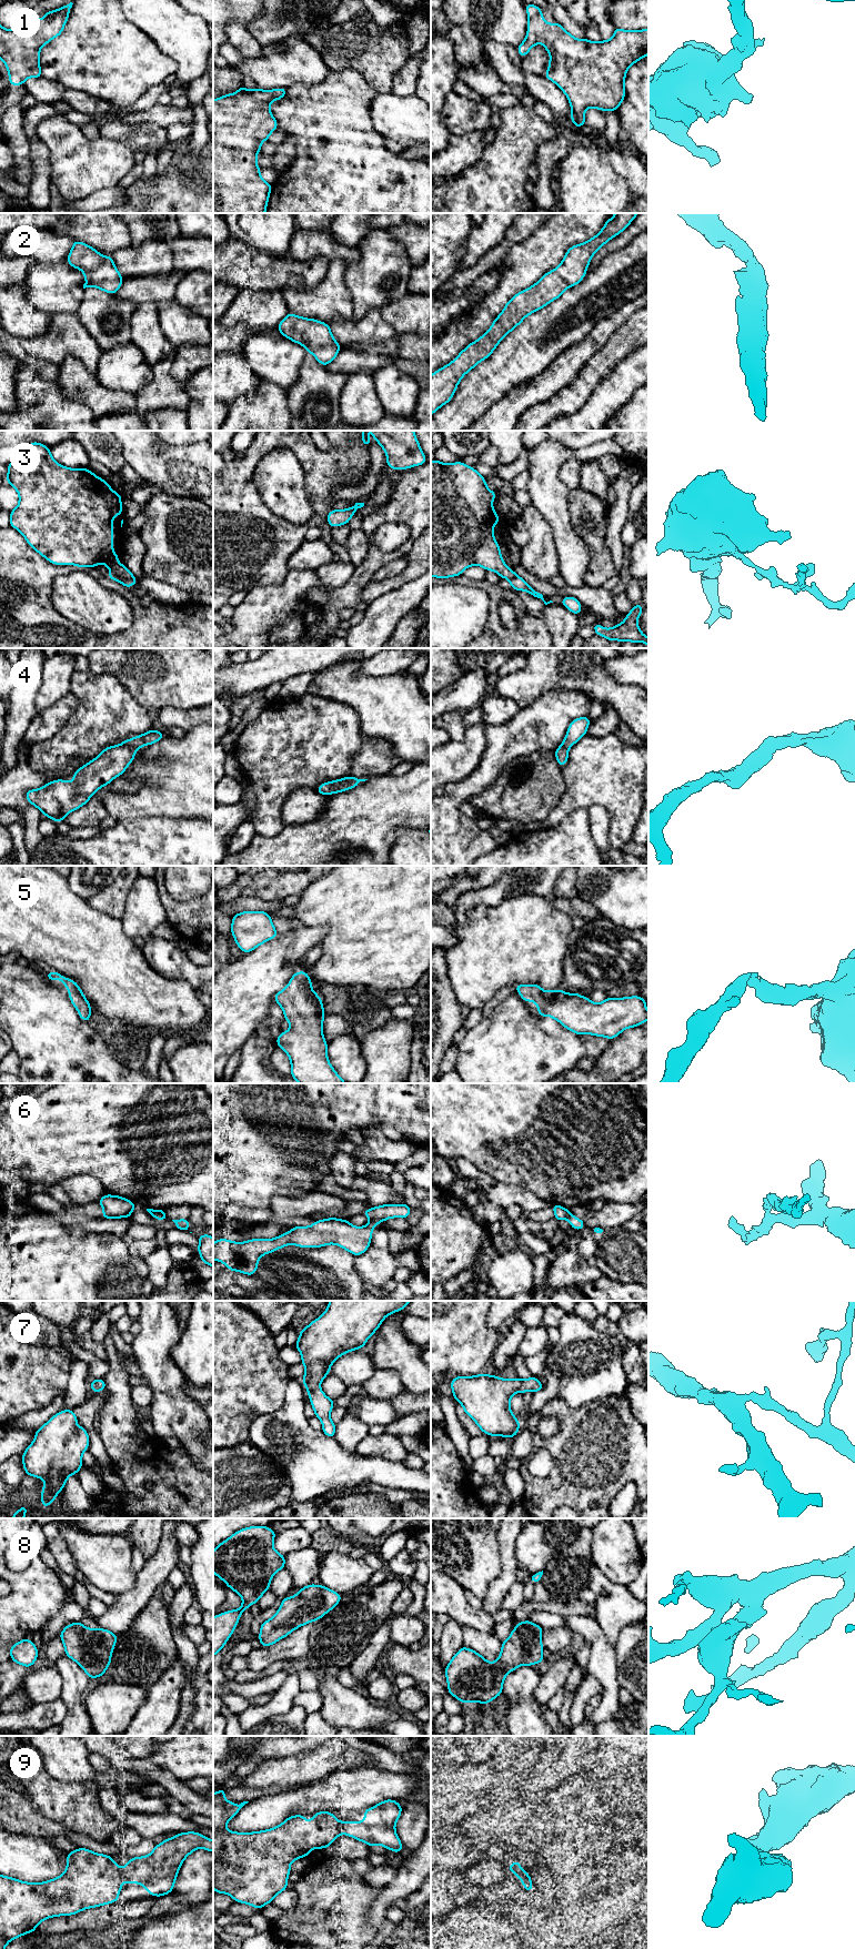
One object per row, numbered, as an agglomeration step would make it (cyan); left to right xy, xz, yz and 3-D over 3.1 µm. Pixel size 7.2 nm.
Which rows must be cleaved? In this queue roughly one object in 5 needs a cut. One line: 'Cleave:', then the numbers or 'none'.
Cleave: 3, 6

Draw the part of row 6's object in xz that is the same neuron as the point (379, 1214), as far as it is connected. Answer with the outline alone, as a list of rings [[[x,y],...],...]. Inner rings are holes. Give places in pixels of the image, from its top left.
[[[383,1204],[381,1206],[373,1206],[363,1211],[362,1213],[366,1215],[371,1221],[375,1221],[376,1223],[381,1223],[388,1219],[392,1218],[402,1218],[408,1219],[410,1215],[411,1208],[403,1204]]]

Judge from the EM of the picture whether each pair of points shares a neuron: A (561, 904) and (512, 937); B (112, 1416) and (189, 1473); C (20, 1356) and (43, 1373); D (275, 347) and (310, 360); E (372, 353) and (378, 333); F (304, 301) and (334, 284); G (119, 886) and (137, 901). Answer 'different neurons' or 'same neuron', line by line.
A: different neurons
B: same neuron
C: same neuron
D: different neurons
E: different neurons
F: same neuron
G: different neurons

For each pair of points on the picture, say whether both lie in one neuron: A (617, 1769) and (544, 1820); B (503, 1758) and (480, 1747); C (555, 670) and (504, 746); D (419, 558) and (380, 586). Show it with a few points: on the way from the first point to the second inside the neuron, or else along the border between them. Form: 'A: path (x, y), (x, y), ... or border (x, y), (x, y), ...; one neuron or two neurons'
A: border (597, 1790), (614, 1808); two neurons
B: path (498, 1757), (485, 1747); one neuron
C: border (560, 689), (546, 692), (521, 709); two neurons
D: path (412, 568), (402, 578), (390, 584); one neuron

